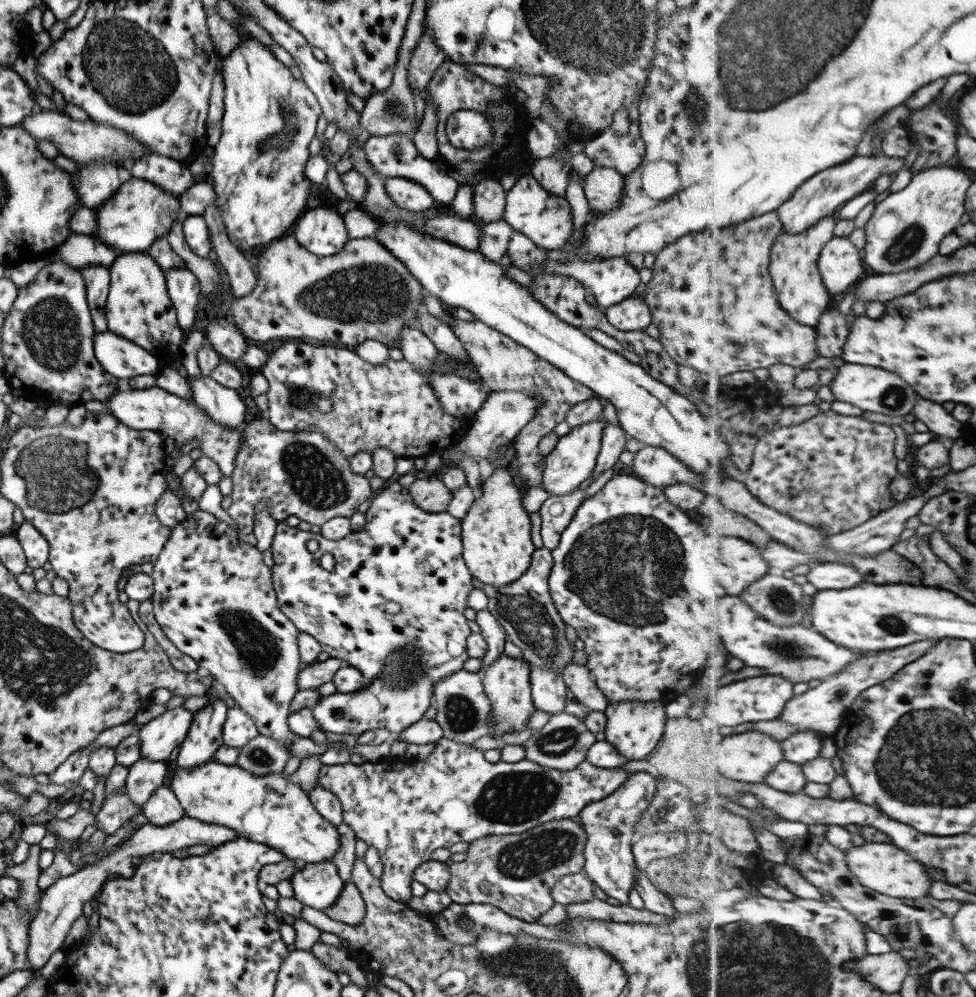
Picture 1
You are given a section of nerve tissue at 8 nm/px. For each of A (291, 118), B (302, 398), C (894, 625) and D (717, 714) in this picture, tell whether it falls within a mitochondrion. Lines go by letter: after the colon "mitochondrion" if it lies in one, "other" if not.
A: mitochondrion
B: mitochondrion
C: mitochondrion
D: other

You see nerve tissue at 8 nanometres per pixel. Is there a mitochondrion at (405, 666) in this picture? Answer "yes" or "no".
yes

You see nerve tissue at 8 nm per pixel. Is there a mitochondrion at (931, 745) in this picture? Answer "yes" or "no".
yes

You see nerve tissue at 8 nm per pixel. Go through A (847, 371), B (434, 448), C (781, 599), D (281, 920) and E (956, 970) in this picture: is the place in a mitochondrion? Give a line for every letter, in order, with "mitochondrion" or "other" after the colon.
A: other
B: other
C: mitochondrion
D: other
E: other

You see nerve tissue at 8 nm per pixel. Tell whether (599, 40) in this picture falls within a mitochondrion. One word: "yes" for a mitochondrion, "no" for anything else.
yes

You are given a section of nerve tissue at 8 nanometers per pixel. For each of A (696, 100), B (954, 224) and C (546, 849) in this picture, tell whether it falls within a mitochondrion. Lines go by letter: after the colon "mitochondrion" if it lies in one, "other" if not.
A: mitochondrion
B: other
C: mitochondrion

